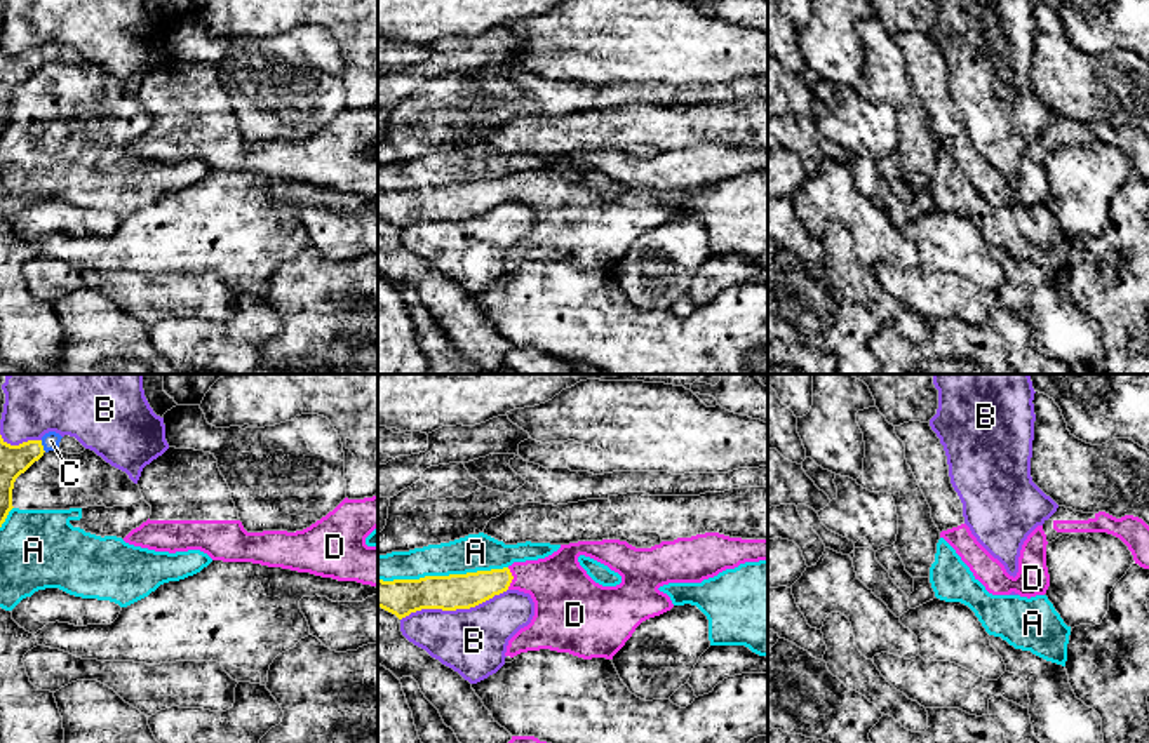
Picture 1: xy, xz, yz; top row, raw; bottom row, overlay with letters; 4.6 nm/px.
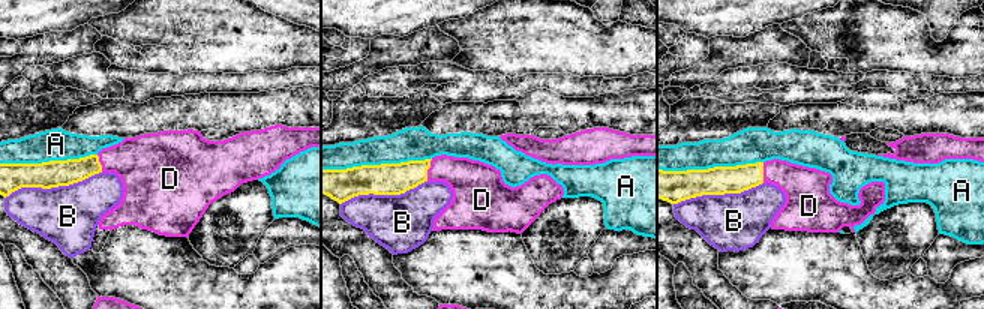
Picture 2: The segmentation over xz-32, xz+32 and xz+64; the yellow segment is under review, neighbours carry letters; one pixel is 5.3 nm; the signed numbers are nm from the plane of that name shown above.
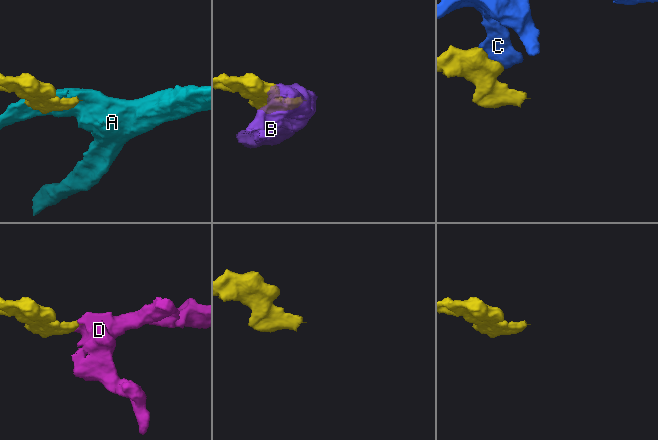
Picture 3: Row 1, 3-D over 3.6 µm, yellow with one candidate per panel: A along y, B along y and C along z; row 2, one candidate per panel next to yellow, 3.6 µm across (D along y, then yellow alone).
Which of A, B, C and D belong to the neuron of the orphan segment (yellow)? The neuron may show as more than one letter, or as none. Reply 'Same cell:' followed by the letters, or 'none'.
Same cell: D

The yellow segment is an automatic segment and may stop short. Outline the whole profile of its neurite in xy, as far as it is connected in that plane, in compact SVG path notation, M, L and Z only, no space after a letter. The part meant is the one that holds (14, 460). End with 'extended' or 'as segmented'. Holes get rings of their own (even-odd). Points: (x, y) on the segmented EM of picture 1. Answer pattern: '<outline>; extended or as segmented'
M0 435L0 527L12 506L16 479L44 456L42 440L28 440L19 445L7 444Z; as segmented

